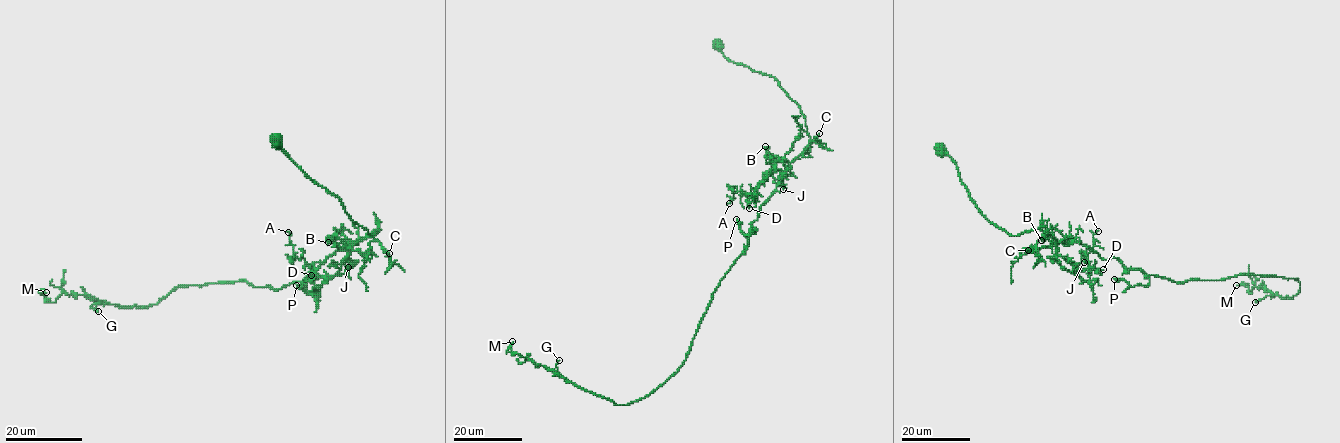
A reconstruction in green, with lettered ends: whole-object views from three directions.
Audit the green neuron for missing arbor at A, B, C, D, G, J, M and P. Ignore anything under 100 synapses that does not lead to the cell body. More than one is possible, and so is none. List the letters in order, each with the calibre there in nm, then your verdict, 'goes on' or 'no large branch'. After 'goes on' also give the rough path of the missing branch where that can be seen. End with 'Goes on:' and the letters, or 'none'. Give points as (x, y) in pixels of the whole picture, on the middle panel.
A: 100 nm | no large branch
B: 400 nm | no large branch
C: 130 nm | no large branch
D: 120 nm | no large branch
G: 180 nm | no large branch
J: 110 nm | no large branch
M: 130 nm | no large branch
P: 200 nm | no large branch
Goes on: none

